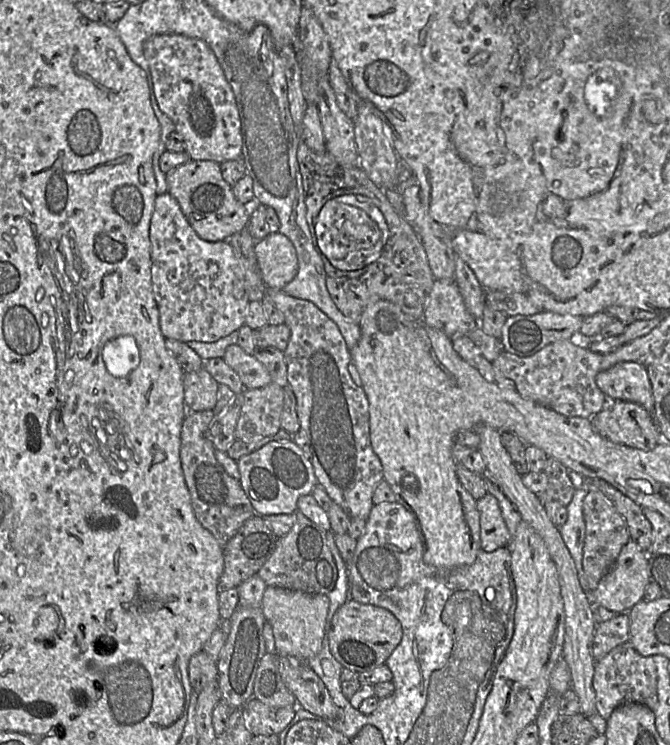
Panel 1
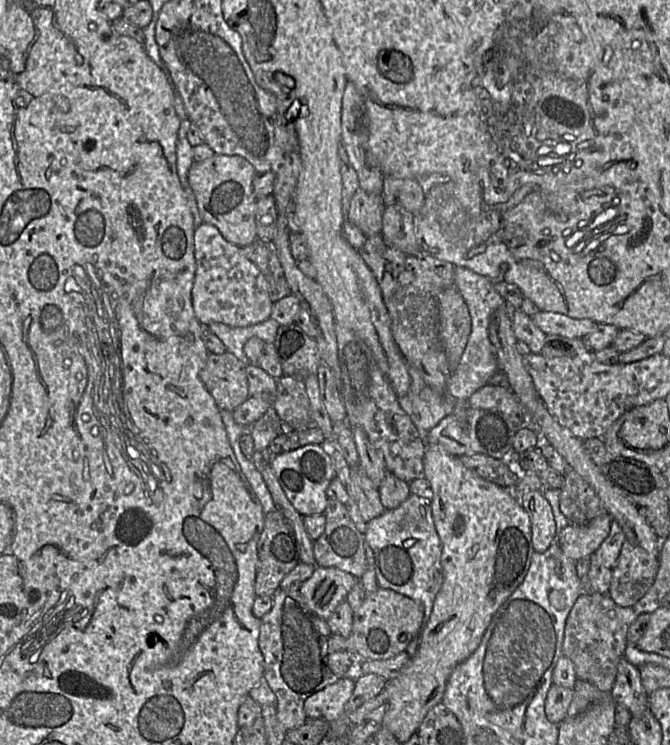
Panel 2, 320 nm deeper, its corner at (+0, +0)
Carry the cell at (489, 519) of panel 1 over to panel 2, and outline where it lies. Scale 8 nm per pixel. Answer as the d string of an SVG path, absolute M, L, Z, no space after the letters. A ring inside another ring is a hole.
M532 490L517 497L520 506L527 512L532 533L532 545L535 552L545 552L556 542L557 530L552 508L543 496L542 490Z

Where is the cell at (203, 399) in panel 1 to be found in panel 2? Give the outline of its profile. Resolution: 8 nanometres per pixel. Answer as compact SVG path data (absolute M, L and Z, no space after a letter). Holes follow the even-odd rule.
M230 352L209 353L200 379L220 410L232 412L250 396L246 365Z

